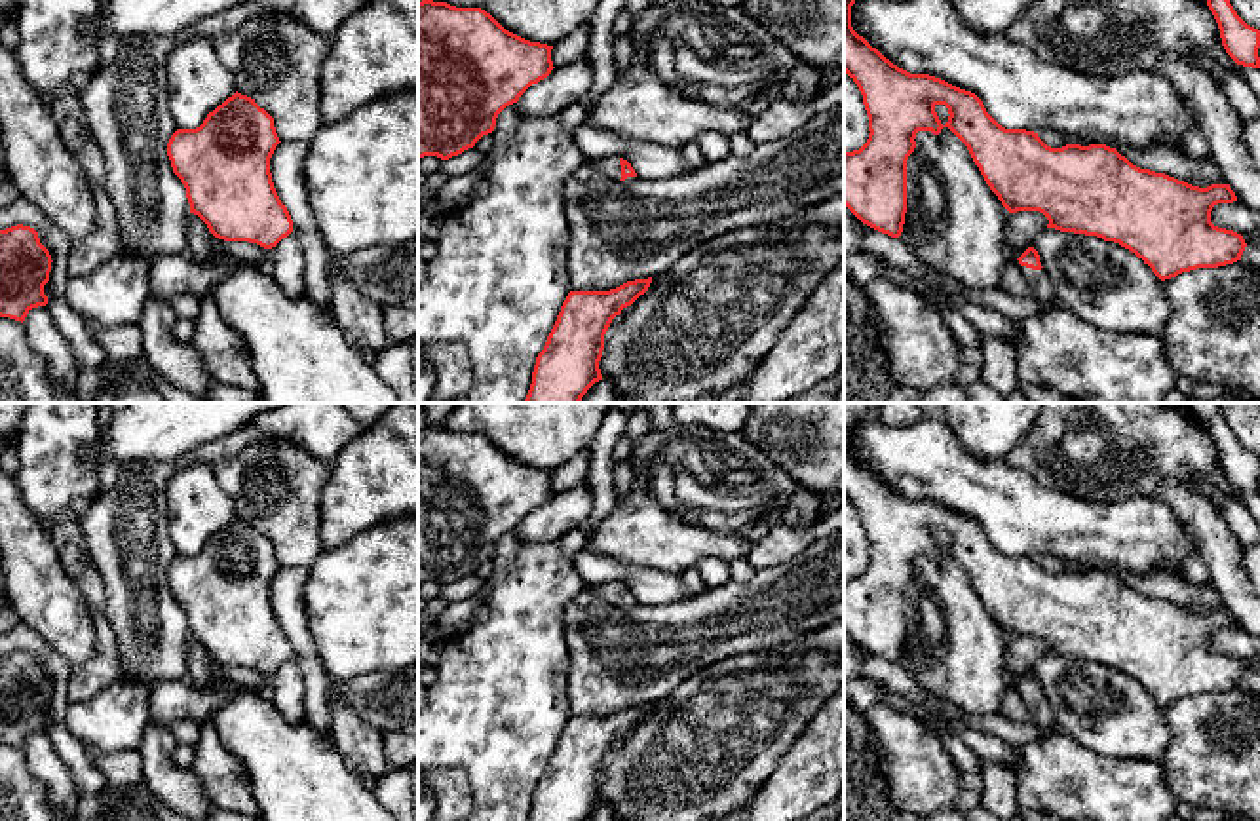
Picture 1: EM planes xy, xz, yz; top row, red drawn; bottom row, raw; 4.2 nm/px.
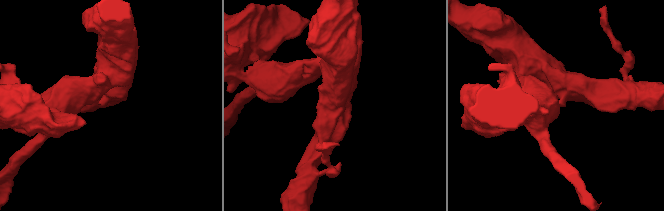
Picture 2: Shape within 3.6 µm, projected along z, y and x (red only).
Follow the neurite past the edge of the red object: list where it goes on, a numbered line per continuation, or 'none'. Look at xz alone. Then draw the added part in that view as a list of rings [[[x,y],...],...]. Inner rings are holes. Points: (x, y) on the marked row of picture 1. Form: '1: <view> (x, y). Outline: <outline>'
1: xz (609, 166). Outline: [[[602,158],[602,160],[593,160],[593,165],[597,171],[612,177],[612,179],[621,179],[621,165],[620,158]]]

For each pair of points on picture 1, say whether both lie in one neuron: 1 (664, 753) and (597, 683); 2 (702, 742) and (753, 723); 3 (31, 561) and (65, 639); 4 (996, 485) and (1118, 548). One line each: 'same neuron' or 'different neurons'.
1: different neurons
2: same neuron
3: same neuron
4: same neuron

